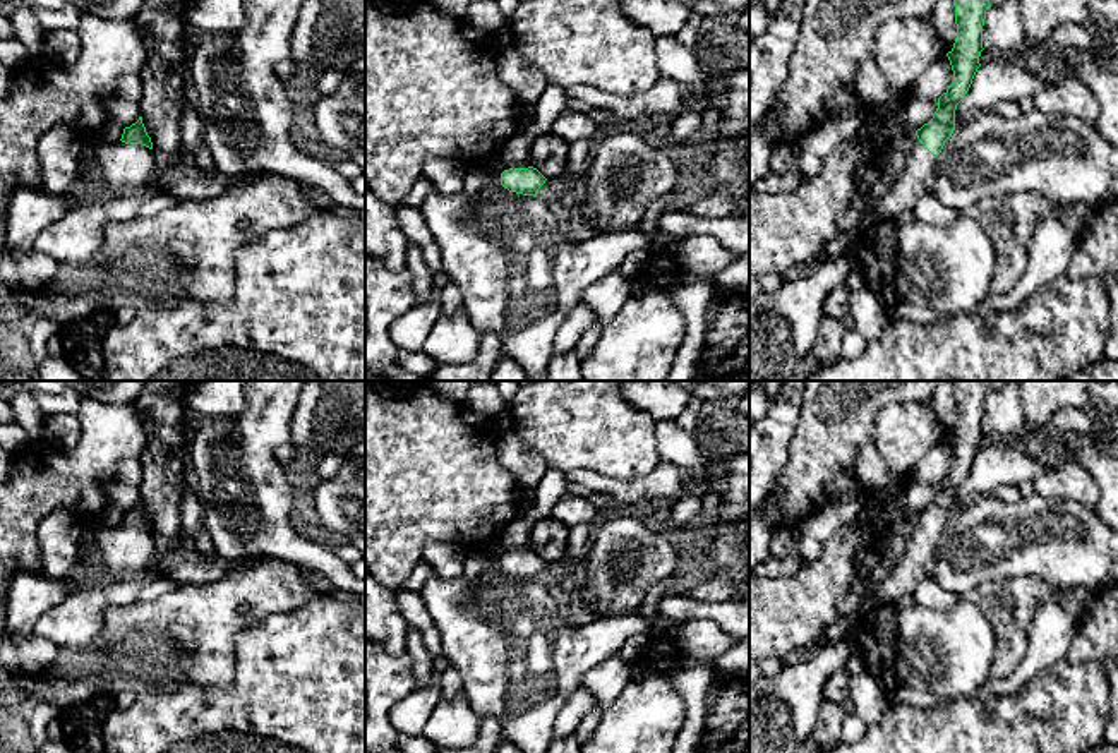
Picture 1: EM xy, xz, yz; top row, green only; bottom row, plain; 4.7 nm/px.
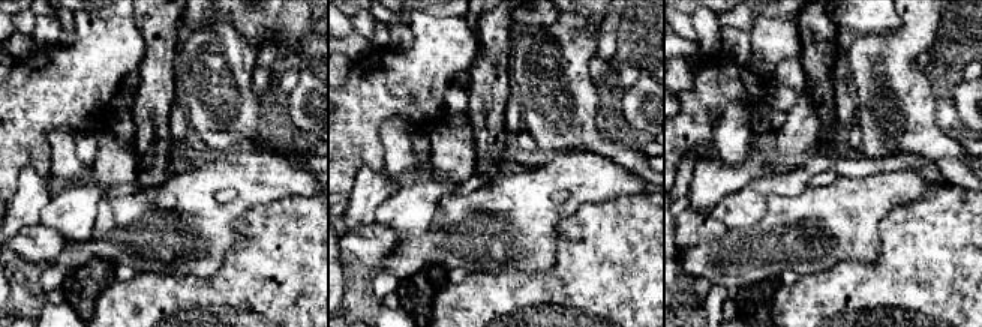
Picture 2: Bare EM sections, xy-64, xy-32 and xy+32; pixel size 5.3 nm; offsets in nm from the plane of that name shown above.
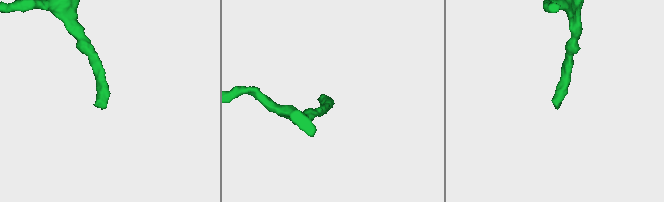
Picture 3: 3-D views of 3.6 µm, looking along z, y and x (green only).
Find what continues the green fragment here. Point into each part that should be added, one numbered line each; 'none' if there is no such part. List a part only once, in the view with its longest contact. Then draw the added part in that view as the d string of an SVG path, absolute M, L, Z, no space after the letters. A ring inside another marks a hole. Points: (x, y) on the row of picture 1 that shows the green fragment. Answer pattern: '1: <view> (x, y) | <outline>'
1: xy (126, 168) | M101 141L93 149L93 154L96 178L111 190L111 197L141 196L156 175L153 151L142 144Z

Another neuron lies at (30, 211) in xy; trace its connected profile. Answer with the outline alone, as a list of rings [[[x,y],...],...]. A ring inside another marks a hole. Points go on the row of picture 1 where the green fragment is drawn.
[[[21,185],[14,190],[7,206],[5,247],[14,252],[34,249],[36,237],[53,221],[60,220],[75,204],[87,197],[50,194],[45,187]]]

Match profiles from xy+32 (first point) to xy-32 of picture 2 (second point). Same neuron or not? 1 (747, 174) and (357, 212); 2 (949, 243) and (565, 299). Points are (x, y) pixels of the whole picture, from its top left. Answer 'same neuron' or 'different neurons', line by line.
1: same neuron
2: same neuron

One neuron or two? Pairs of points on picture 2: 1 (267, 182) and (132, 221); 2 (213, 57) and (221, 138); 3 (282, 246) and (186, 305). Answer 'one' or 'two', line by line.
1: one
2: one
3: one

